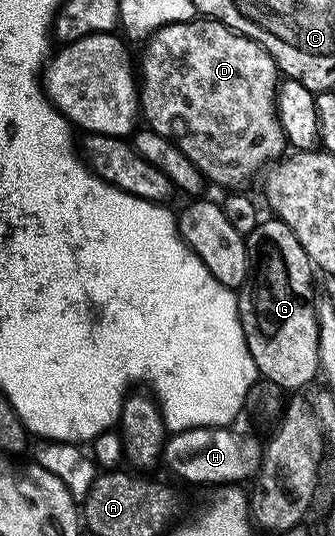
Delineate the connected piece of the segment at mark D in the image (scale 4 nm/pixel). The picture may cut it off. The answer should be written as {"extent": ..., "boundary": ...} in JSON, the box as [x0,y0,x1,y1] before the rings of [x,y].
{"extent":[139,16,287,188],"boundary":[[[198,16],[189,22],[172,22],[158,30],[144,43],[141,58],[139,54],[139,114],[144,125],[150,130],[159,132],[159,136],[170,138],[176,146],[199,168],[210,183],[218,182],[225,188],[241,188],[253,173],[264,171],[270,164],[278,161],[286,153],[287,139],[281,122],[277,118],[277,87],[279,71],[272,56],[258,42],[242,34],[236,34],[229,26],[216,22],[213,18]]]}

